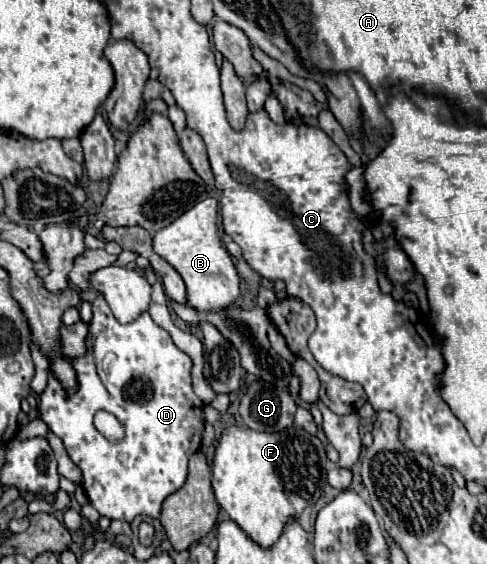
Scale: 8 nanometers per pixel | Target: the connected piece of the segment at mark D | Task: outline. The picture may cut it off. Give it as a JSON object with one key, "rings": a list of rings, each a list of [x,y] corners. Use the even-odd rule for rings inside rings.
{"rings":[[[102,296],[92,302],[94,318],[90,322],[90,342],[96,362],[84,362],[84,358],[70,360],[76,366],[76,374],[80,378],[80,390],[72,394],[72,398],[64,398],[64,390],[60,390],[60,382],[56,378],[48,378],[48,388],[40,394],[40,412],[42,420],[48,428],[64,442],[70,460],[82,470],[84,474],[84,490],[90,498],[90,504],[110,520],[126,520],[132,522],[136,516],[144,514],[150,518],[160,516],[160,506],[166,496],[176,492],[188,476],[188,458],[194,442],[196,452],[200,448],[204,420],[202,420],[202,402],[192,390],[190,372],[192,372],[192,358],[182,352],[170,338],[170,334],[154,324],[148,312],[140,314],[130,324],[120,324],[110,306]],[[98,410],[112,412],[118,422],[124,426],[124,438],[120,442],[108,442],[96,428],[94,428],[94,414]]]}

